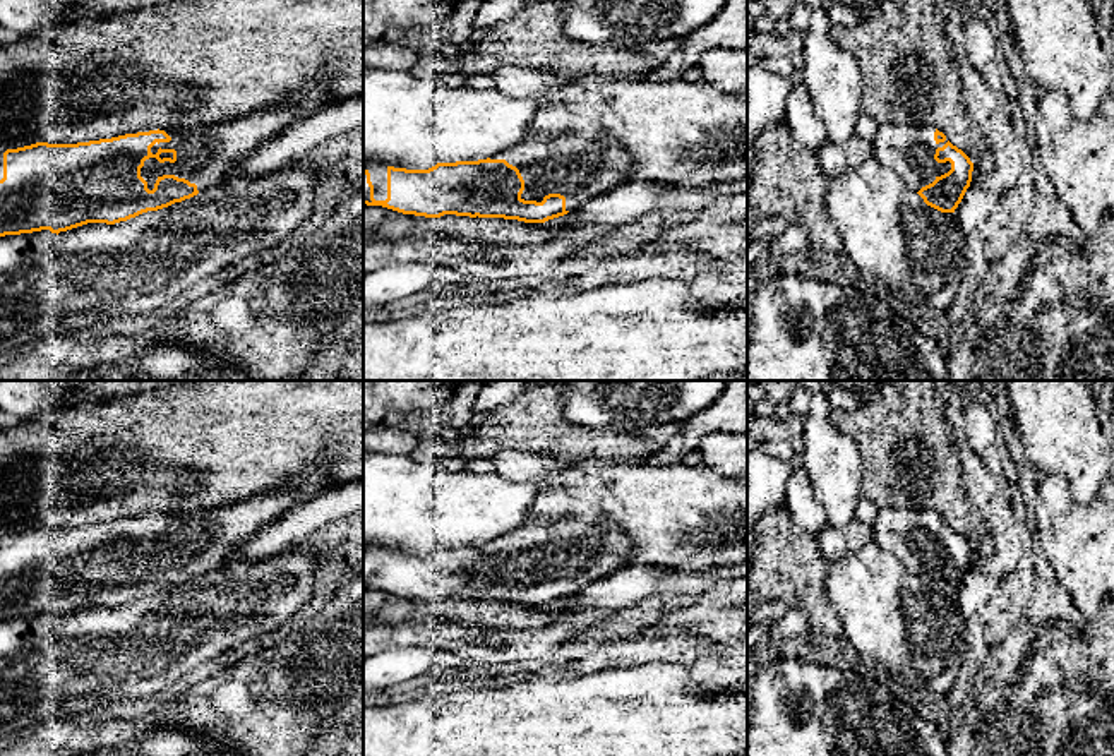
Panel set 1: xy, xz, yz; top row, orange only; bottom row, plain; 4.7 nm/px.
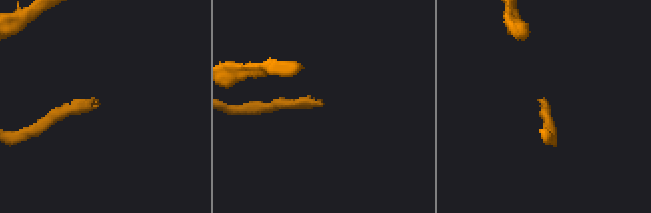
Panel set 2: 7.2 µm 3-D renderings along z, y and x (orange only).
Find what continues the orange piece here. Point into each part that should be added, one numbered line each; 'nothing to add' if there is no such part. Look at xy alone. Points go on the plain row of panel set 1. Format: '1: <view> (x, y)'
1: xy (206, 539)

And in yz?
1: yz (907, 534)

